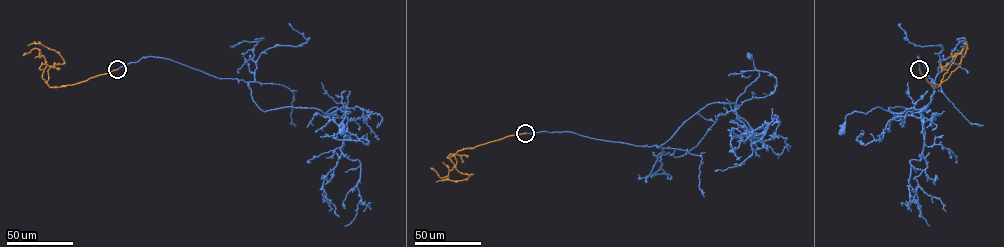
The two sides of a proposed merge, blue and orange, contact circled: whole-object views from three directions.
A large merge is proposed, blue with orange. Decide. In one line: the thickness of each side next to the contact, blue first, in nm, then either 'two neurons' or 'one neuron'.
calibres 180 and 200 nm; one neuron

